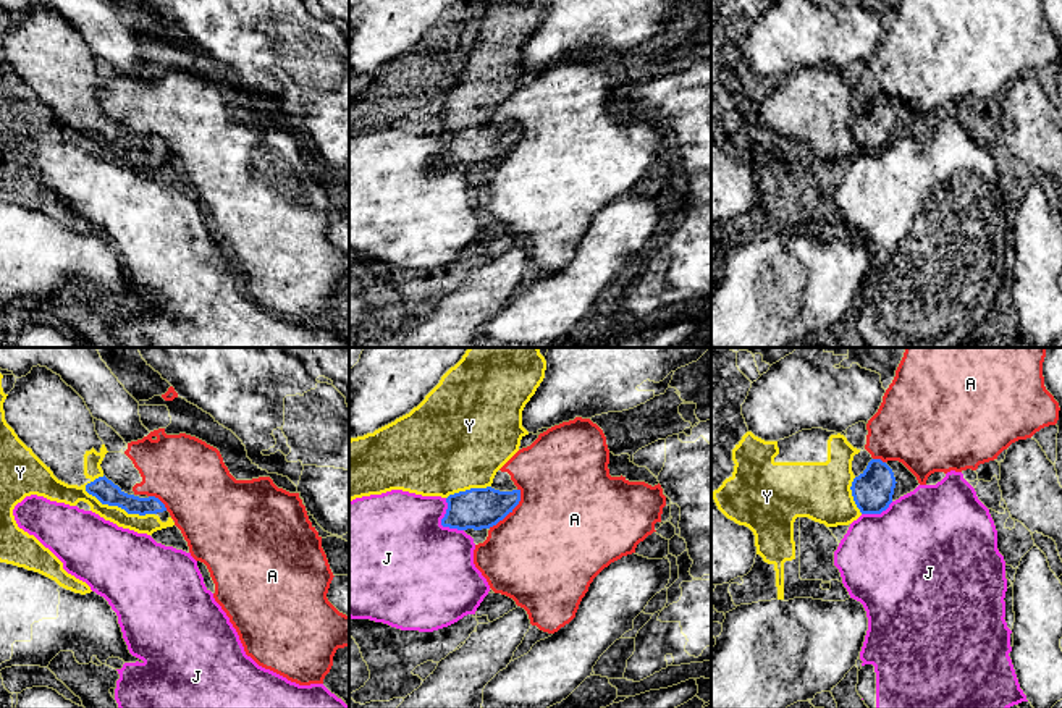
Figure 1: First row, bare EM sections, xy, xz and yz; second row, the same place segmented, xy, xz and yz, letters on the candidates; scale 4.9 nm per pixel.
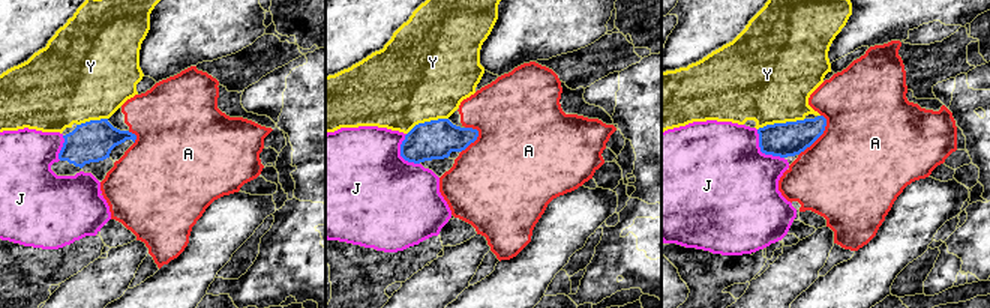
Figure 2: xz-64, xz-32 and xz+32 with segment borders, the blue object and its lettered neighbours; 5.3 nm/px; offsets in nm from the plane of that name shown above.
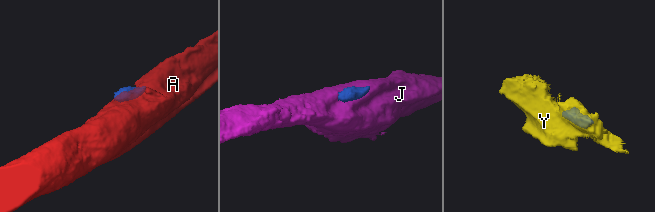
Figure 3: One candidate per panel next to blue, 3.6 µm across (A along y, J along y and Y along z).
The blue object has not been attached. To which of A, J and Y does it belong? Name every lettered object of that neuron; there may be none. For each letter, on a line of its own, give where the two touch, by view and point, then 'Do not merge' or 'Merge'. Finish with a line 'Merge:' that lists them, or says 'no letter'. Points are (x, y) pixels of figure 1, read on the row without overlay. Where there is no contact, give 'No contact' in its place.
A: Touches blue at xz (509, 149). Do not merge
J: Touches blue at xz (442, 160). Do not merge
Y: Touches blue at xy (118, 144). Merge
Merge: Y

